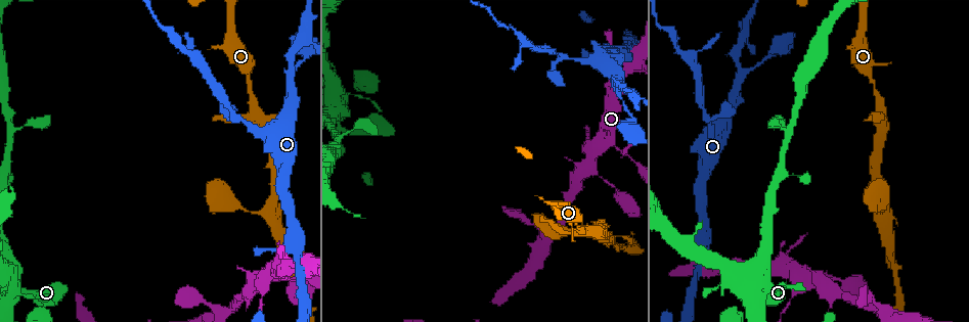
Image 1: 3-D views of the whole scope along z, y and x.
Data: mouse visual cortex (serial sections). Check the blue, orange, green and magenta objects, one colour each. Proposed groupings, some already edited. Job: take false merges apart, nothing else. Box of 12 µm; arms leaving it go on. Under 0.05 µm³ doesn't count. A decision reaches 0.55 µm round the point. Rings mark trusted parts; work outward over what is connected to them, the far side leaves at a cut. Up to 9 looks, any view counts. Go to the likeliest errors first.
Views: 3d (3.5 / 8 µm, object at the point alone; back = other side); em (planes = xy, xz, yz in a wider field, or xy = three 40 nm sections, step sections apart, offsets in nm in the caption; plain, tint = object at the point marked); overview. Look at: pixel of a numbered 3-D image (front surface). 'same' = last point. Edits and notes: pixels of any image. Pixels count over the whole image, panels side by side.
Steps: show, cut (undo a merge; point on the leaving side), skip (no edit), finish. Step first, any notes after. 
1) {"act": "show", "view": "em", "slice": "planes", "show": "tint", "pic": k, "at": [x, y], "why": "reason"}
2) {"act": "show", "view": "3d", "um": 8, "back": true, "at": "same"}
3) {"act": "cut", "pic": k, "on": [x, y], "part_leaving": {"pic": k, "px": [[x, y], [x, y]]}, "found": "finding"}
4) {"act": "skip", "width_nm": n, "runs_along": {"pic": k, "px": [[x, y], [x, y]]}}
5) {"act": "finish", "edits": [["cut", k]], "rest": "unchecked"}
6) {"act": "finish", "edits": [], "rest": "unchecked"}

{"act": "show", "view": "3d", "um": 8, "back": true, "pic": 1, "at": [264, 294], "why": "calibre changes"}

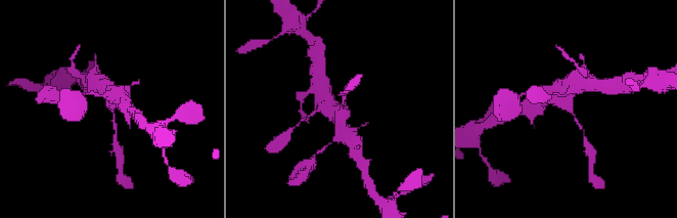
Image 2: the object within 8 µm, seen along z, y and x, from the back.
{"act": "show", "view": "em", "slice": "xy", "step": 1, "show": "tint", "pic": 2, "at": [570, 109], "arm_widths_nm": [150, 600], "why": "shape alone is not enough"}

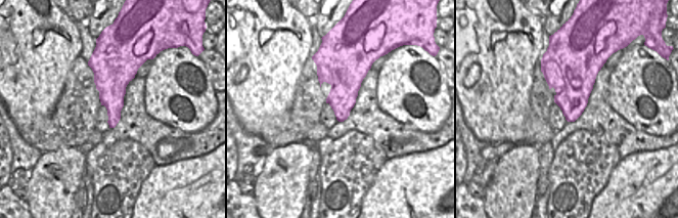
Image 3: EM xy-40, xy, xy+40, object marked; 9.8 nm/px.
{"act": "skip", "runs_along": {"pic": 2, "px": [[569, 83], [560, 92], [583, 132]]}, "found": "all the same cell"}

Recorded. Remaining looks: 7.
{"act": "show", "view": "3d", "um": 3.5, "pic": 1, "at": [739, 74], "why": "branch point"}

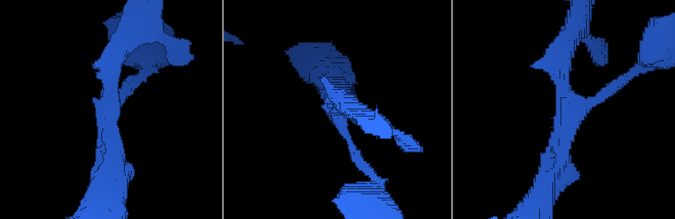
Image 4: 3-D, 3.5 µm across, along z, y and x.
{"act": "show", "view": "em", "slice": "xy", "step": 5, "show": "tint", "pic": 4, "at": [340, 115]}

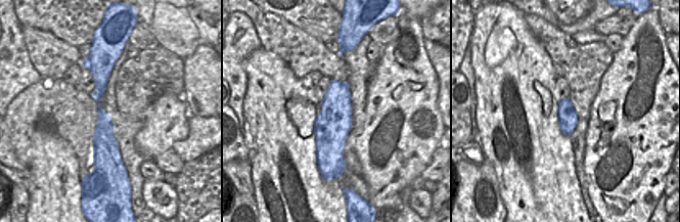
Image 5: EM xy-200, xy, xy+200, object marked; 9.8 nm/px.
{"act": "skip", "arm_widths_nm": [150, 250, 350], "runs_along": {"pic": 5, "px": [[109, 59], [98, 93], [105, 160]]}, "found": "continuous, no second cell"}

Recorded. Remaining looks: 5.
{"act": "show", "view": "3d", "um": 3.5, "pic": 1, "at": [237, 116], "why": "two arms in line, one across"}

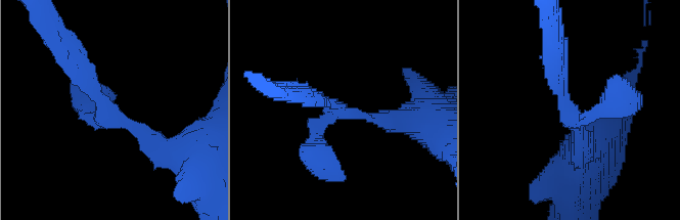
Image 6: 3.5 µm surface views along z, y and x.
{"act": "show", "view": "em", "slice": "planes", "show": "tint", "pic": 6, "at": [570, 113], "arms": 3, "arm_widths_nm": [250, 250, 300]}

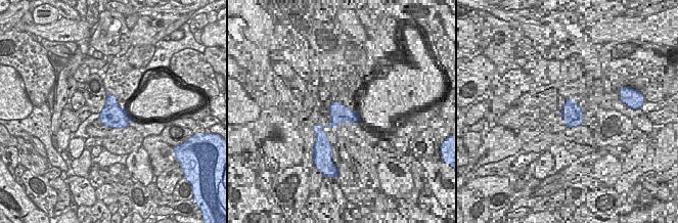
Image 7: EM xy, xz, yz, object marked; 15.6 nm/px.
{"act": "show", "view": "em", "slice": "xy", "step": 3, "show": "tint", "at": "same"}

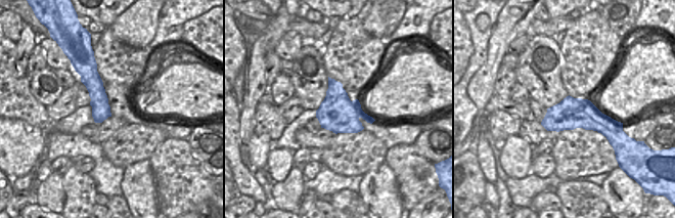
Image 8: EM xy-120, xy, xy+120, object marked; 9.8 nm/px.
{"act": "skip", "width_nm": 360, "runs_along": {"pic": 8, "px": [[87, 60], [99, 99], [99, 120]]}, "found": "continuous, no second cell"}

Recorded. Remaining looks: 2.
{"act": "show", "view": "3d", "um": 3.5, "pic": 1, "at": [196, 61]}

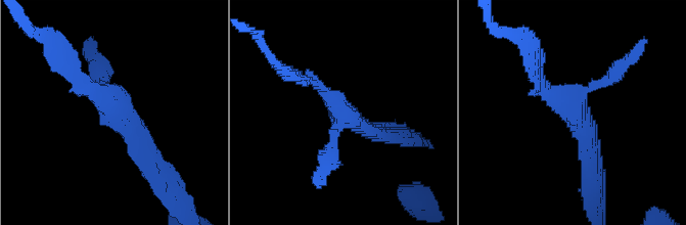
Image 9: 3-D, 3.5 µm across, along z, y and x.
{"act": "show", "view": "em", "slice": "planes", "show": "tint", "pic": 9, "at": [112, 109], "why": "shape alone is not enough"}

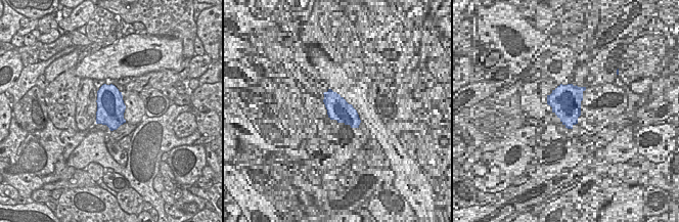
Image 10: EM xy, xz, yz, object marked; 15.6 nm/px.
{"act": "skip", "runs_along": {"pic": 9, "px": [[150, 162], [128, 124], [72, 64]]}, "found": "all the same cell"}

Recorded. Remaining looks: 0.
{"act": "finish", "edits": [], "rest": "unchecked"}

